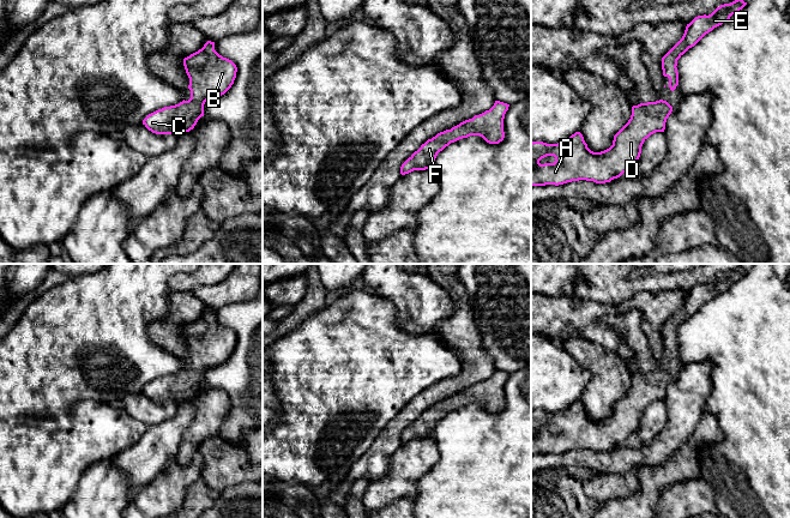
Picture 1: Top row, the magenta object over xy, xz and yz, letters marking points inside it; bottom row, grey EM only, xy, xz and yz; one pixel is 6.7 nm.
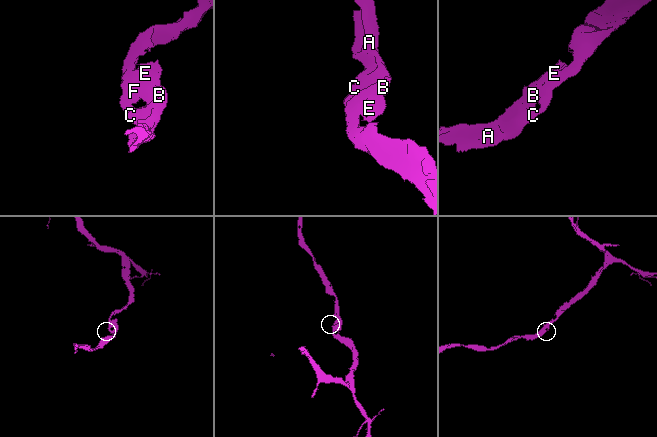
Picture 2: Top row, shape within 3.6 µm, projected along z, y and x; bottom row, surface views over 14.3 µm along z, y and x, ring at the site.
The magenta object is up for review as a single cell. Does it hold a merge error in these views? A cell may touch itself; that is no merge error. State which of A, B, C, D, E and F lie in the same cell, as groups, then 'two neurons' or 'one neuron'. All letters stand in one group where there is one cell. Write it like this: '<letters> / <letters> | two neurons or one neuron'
A B C D E F | one neuron

